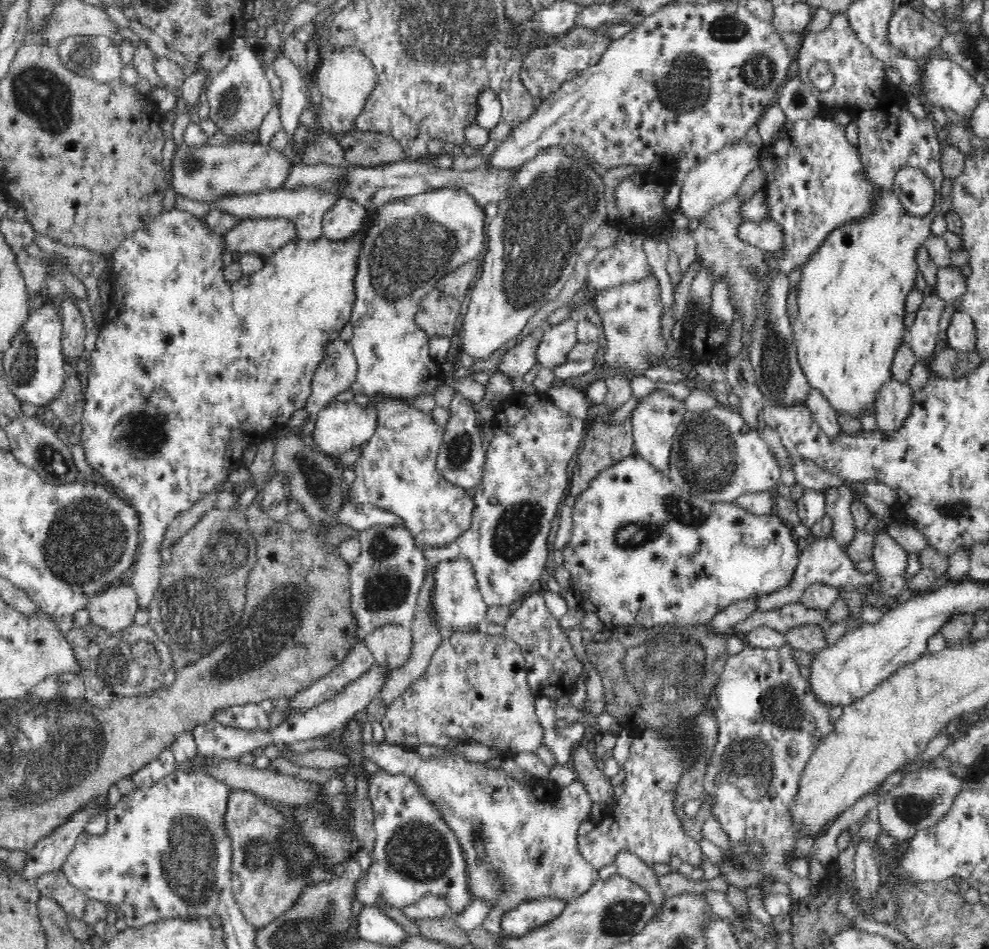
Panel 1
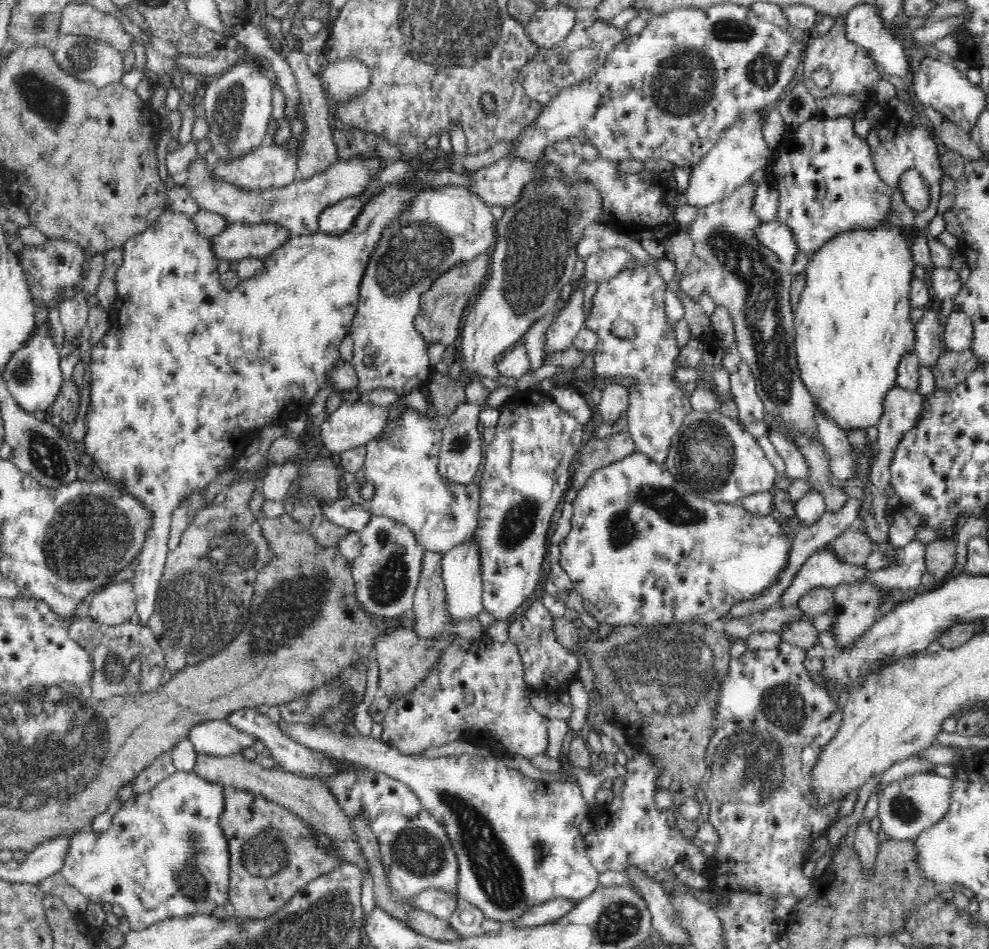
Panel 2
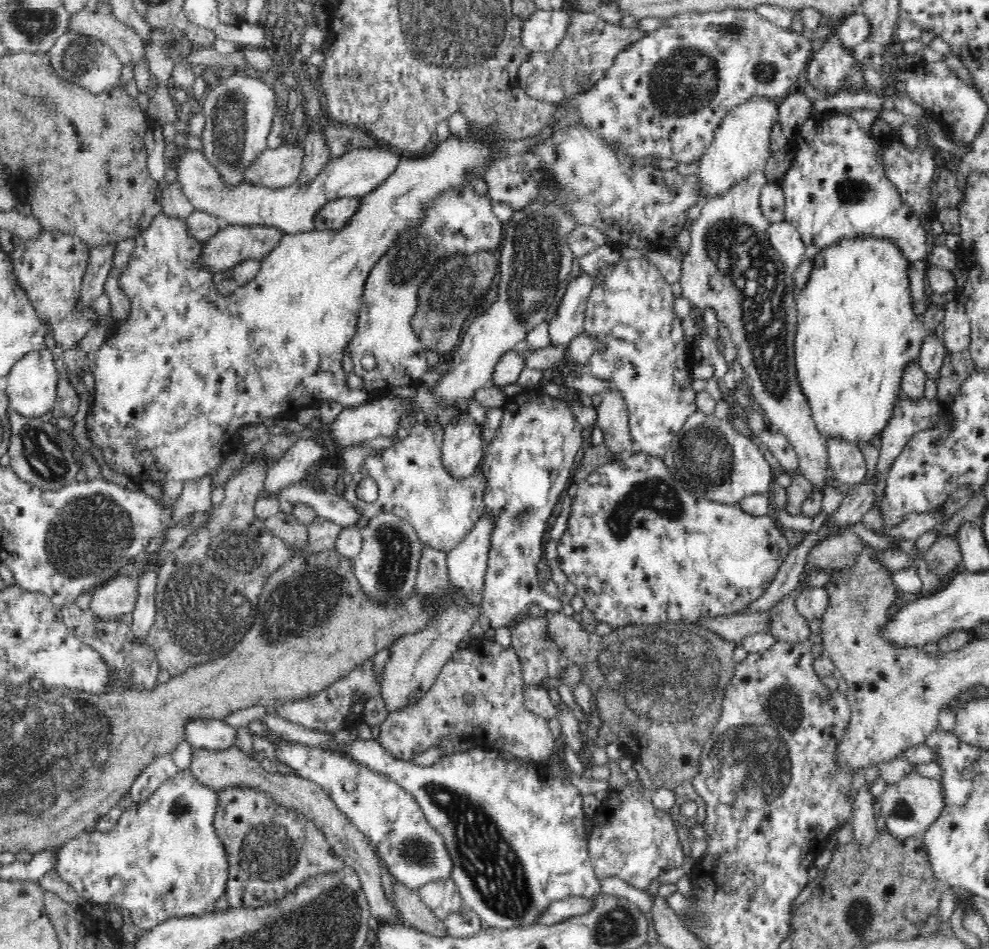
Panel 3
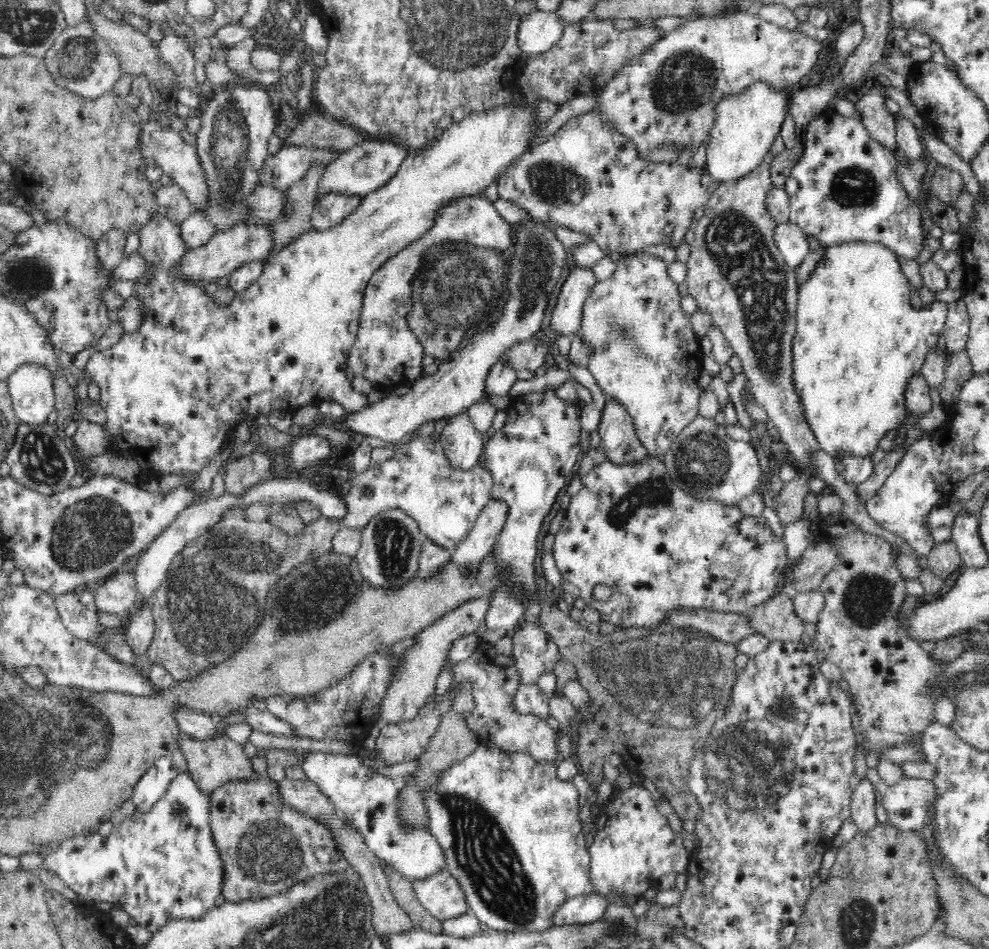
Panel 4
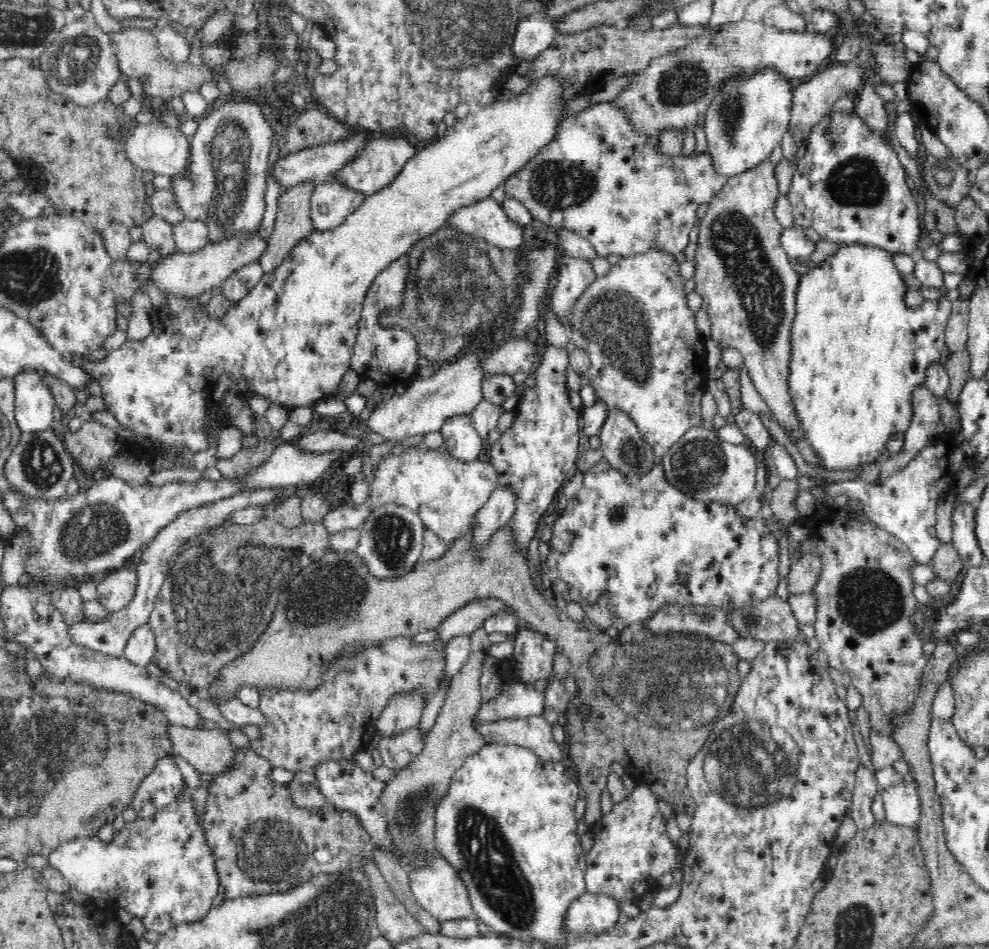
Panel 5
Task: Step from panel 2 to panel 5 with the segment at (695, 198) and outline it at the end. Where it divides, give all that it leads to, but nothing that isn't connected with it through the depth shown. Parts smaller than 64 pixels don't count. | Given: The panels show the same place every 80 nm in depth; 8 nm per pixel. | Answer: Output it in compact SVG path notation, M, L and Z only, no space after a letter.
M773 68L760 70L738 82L728 82L720 88L708 108L704 128L713 172L729 179L767 162L769 154L781 144L782 135L789 129L791 92L789 82L777 76Z

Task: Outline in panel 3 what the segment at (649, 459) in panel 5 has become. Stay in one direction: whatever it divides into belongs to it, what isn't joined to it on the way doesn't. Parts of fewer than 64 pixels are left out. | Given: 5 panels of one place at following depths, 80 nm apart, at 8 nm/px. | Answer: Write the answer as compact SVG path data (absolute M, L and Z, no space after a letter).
M611 387L602 392L602 402L597 407L596 424L604 435L604 443L621 454L622 457L639 452L634 448L629 436L629 415L622 391Z

